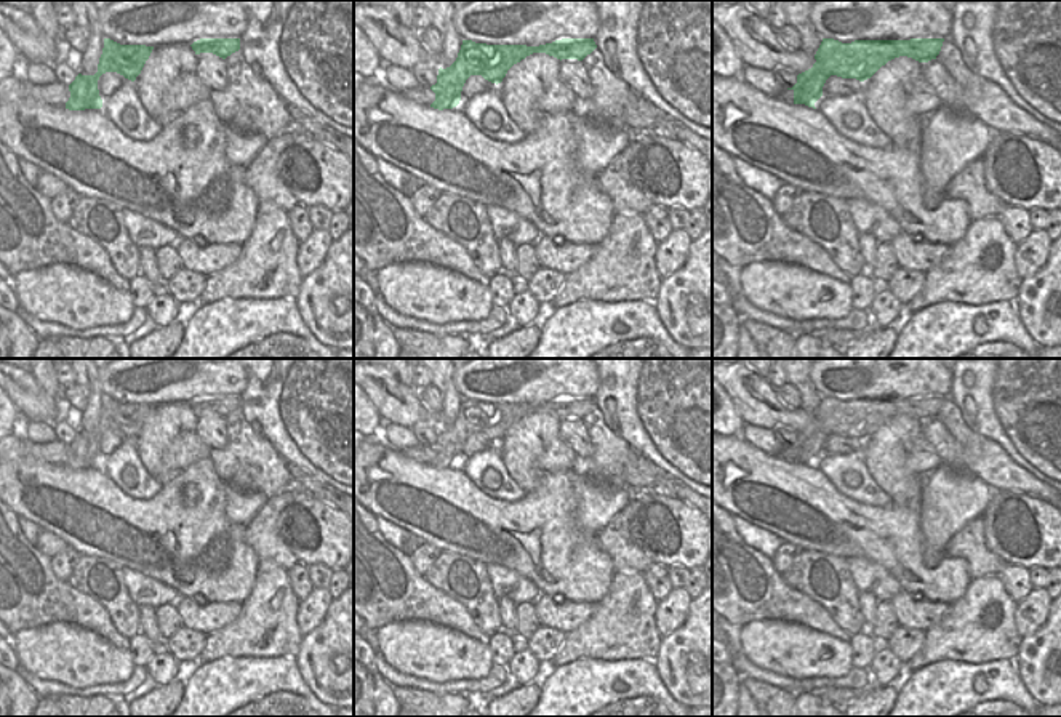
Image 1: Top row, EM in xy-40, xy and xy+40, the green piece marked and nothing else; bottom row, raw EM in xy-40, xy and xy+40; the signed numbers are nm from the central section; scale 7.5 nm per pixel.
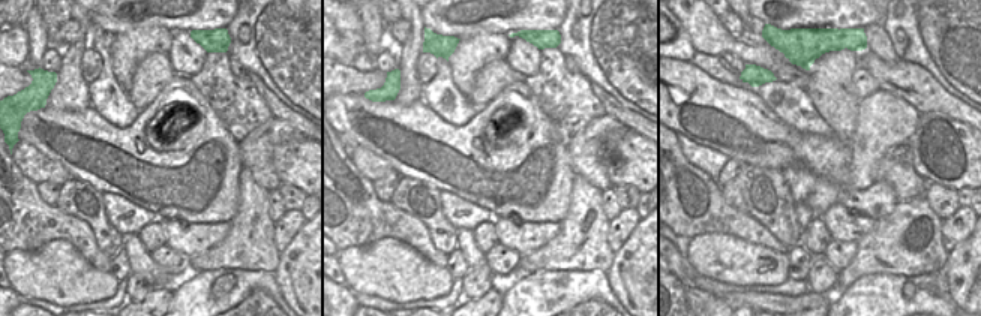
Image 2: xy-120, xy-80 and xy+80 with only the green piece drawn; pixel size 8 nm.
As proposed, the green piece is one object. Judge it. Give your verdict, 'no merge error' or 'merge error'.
merge error

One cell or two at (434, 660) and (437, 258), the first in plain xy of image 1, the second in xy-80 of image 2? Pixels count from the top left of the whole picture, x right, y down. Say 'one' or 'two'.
two

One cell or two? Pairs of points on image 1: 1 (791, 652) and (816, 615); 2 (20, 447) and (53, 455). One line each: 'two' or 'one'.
1: two
2: one

